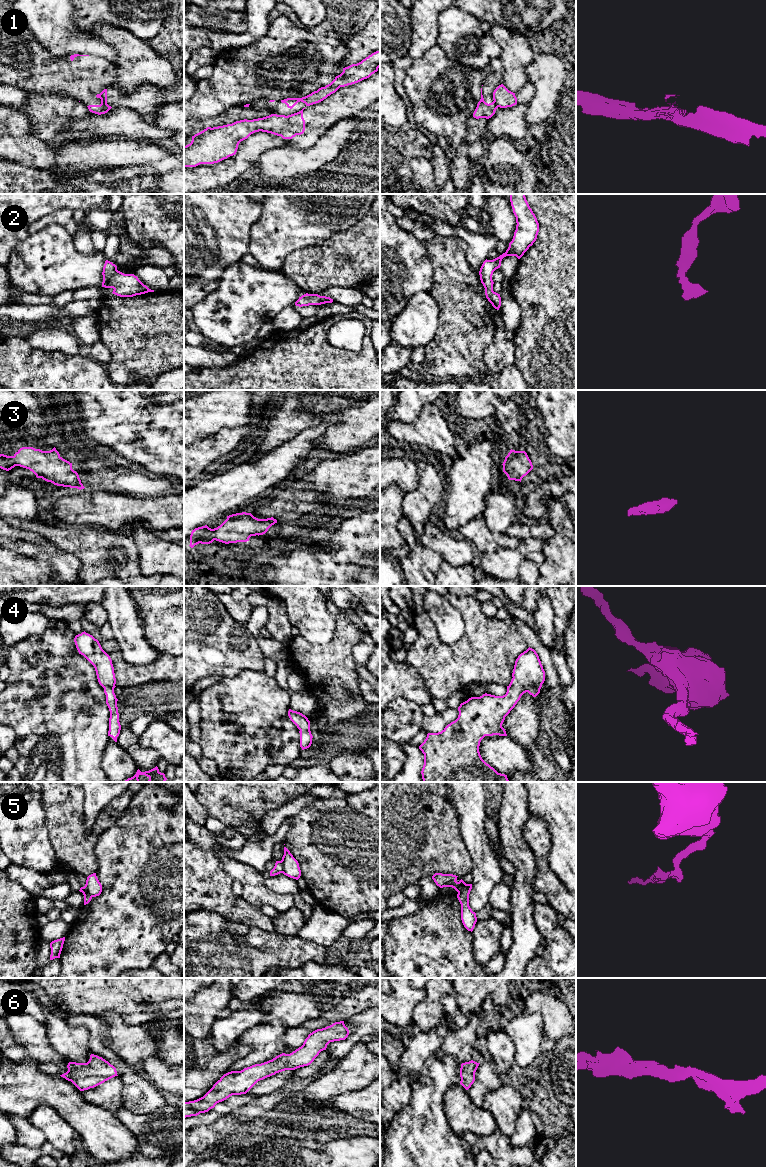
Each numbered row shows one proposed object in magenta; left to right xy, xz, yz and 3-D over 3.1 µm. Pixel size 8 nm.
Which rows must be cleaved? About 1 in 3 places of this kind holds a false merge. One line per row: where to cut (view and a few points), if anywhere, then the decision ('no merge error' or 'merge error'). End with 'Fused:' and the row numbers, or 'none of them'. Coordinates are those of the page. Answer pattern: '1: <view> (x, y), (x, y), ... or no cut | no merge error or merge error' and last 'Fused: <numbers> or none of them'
1: yz (493, 101), (497, 107) | merge error
2: no cut | no merge error
3: no cut | no merge error
4: no cut | no merge error
5: yz (470, 890), (463, 889), (458, 893) | merge error
6: no cut | no merge error
Fused: 1, 5

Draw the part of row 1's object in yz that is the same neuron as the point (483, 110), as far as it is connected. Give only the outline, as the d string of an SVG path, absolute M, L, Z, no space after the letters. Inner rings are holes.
M481 88L481 99L477 104L477 107L473 113L473 117L476 119L479 119L479 118L489 119L495 114L495 111L497 108L498 107L494 101L489 104L484 101L484 98L482 95L482 88Z

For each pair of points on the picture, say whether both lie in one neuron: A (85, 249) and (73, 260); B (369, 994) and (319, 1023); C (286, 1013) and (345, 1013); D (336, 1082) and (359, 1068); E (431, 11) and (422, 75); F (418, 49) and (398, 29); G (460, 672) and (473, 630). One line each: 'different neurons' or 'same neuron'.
A: different neurons
B: same neuron
C: different neurons
D: same neuron
E: different neurons
F: different neurons
G: same neuron

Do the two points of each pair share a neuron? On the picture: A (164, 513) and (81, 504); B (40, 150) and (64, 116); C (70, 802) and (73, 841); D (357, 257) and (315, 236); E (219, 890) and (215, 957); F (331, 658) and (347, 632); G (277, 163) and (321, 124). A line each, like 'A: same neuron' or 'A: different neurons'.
A: same neuron
B: different neurons
C: same neuron
D: different neurons
E: different neurons
F: same neuron
G: different neurons

